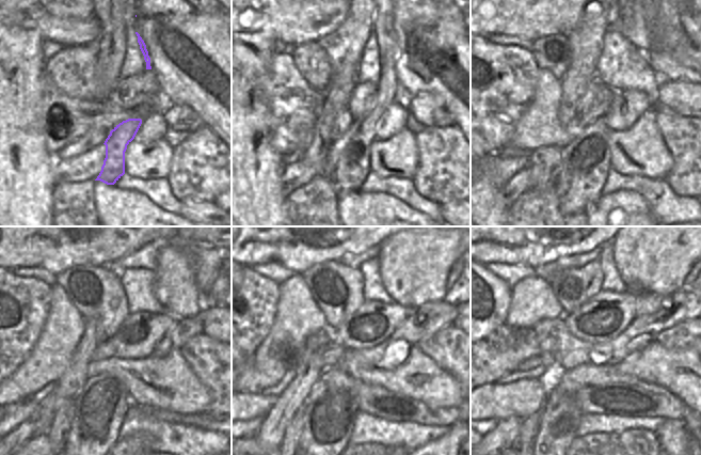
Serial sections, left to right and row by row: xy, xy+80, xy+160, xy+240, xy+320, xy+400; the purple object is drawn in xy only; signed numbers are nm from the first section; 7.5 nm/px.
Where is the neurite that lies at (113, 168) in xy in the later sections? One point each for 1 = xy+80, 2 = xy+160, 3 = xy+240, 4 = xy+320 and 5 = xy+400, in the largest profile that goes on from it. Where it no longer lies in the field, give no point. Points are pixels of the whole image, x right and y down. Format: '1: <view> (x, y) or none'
1: xy+80 (347, 165)
2: xy+160 (585, 161)
3: xy+240 (99, 408)
4: xy+320 (330, 410)
5: xy+400 (560, 416)

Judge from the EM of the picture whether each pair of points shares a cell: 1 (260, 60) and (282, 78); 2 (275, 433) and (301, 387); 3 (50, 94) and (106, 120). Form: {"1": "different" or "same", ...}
{"1": "different", "2": "same", "3": "same"}

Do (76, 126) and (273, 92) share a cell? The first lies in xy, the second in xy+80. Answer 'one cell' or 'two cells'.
one cell

